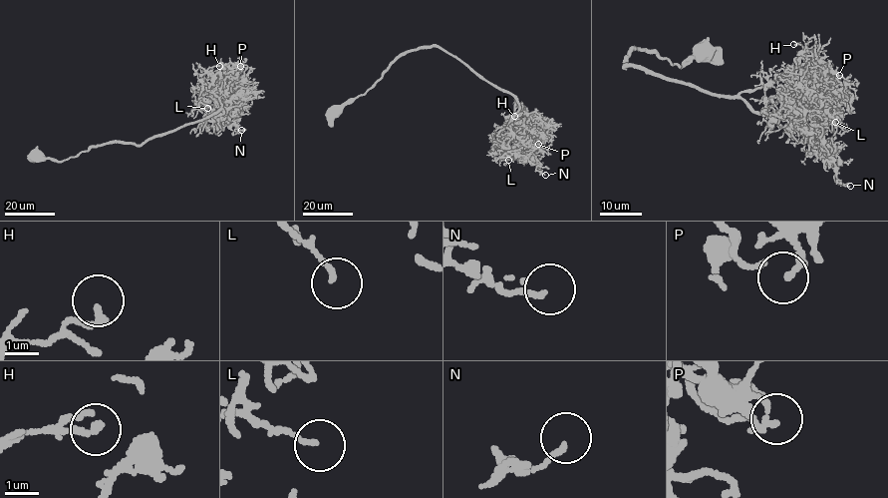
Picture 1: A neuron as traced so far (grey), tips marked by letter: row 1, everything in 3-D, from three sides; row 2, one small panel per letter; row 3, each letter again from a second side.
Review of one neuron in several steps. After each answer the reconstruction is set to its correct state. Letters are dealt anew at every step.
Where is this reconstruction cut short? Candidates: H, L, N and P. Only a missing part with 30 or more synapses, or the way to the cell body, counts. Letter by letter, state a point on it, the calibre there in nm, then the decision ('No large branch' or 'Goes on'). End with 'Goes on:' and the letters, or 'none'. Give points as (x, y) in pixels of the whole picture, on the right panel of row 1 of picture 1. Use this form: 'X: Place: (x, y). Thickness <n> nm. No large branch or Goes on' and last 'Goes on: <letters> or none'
H: Place: (793, 44). Thickness 220 nm. No large branch
L: Place: (835, 122). Thickness 130 nm. No large branch
N: Place: (850, 186). Thickness 130 nm. No large branch
P: Place: (839, 75). Thickness 110 nm. No large branch
Goes on: none

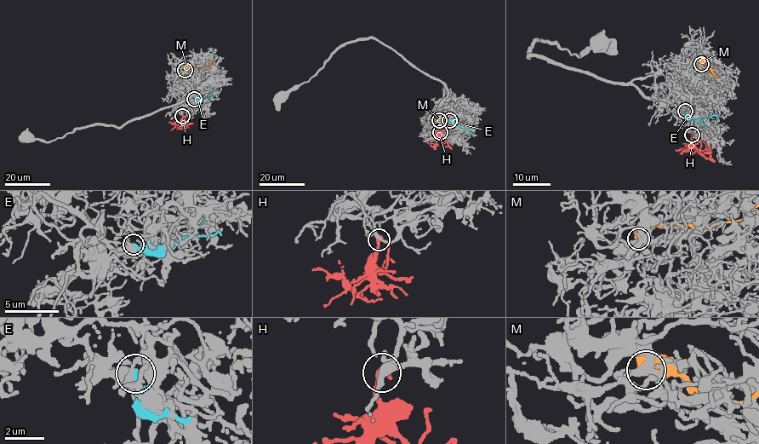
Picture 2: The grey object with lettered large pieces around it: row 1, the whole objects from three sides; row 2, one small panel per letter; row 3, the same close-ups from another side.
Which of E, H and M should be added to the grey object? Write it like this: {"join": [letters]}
{"join": ["H"]}

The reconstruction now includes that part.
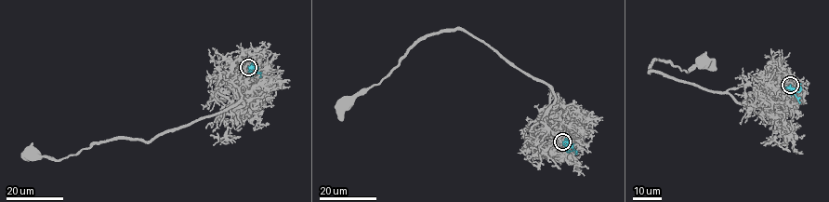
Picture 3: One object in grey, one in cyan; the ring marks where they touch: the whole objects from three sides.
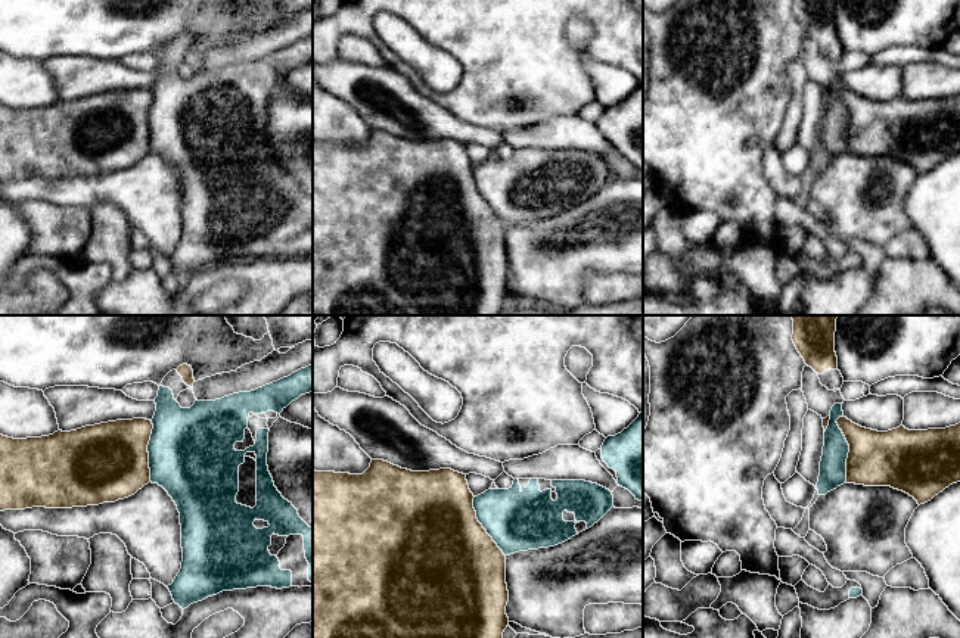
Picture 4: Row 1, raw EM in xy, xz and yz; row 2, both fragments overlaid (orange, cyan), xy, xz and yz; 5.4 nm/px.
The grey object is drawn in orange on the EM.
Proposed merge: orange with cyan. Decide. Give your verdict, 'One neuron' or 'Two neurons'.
One neuron

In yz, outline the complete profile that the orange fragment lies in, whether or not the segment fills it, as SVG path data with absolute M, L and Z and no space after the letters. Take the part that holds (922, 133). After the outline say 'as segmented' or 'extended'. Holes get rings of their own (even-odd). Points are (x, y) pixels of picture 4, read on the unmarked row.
M835 74L823 88L823 97L818 165L826 165L844 153L891 156L908 164L920 175L960 152L960 93L945 99L908 100L900 96L877 102L852 93L844 85L842 74Z; extended

